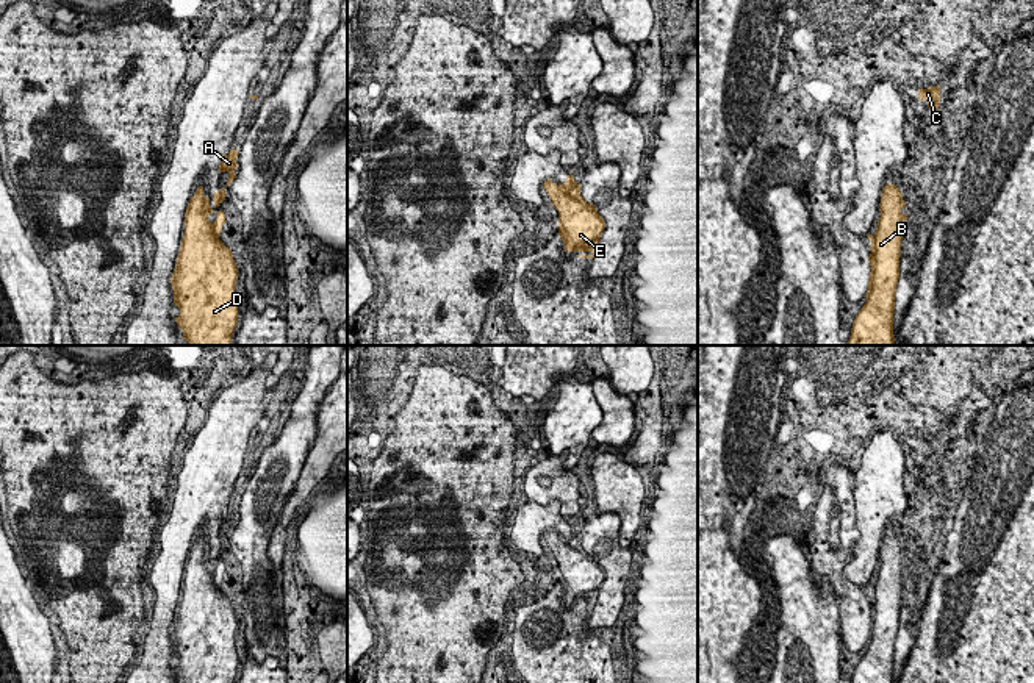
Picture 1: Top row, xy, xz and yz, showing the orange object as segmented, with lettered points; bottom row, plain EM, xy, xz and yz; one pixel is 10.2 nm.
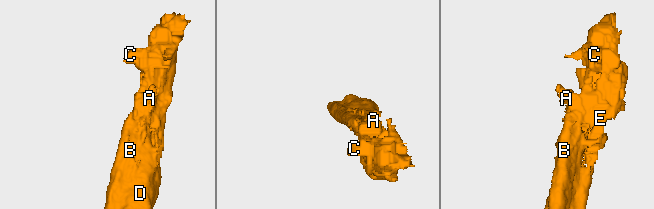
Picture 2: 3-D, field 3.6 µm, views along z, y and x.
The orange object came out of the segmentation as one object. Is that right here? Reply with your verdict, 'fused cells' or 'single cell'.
single cell

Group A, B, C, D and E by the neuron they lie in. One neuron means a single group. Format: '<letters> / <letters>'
A B C D E

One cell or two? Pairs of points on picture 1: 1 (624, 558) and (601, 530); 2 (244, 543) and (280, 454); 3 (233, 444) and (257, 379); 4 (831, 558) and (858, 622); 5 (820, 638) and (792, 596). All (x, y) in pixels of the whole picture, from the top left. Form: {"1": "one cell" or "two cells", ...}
{"1": "one cell", "2": "one cell", "3": "one cell", "4": "one cell", "5": "one cell"}

